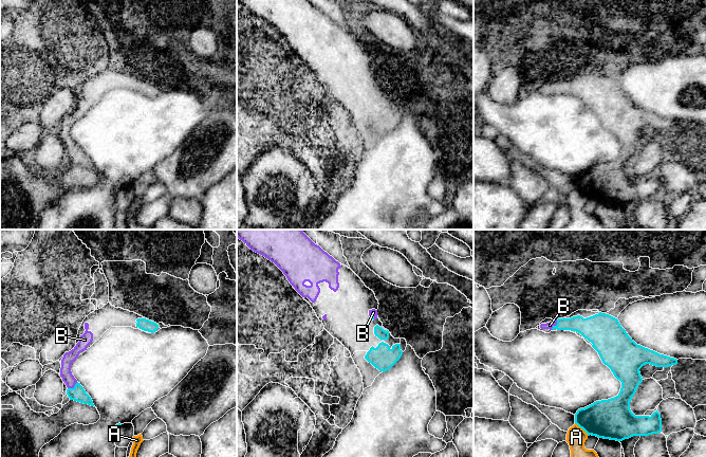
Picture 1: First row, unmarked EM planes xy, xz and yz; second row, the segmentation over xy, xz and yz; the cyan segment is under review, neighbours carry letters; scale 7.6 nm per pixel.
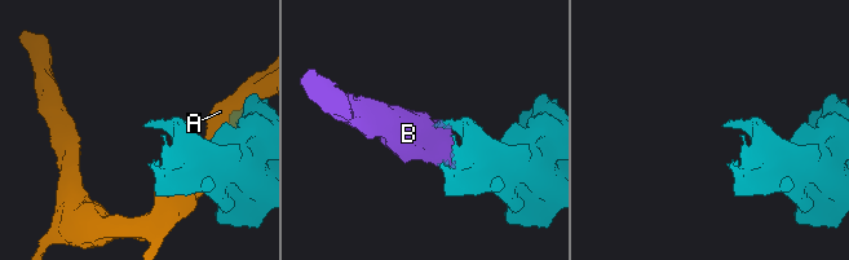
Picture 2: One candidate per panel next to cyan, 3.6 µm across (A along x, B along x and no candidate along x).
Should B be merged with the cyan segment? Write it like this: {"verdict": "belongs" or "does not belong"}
{"verdict": "belongs"}

